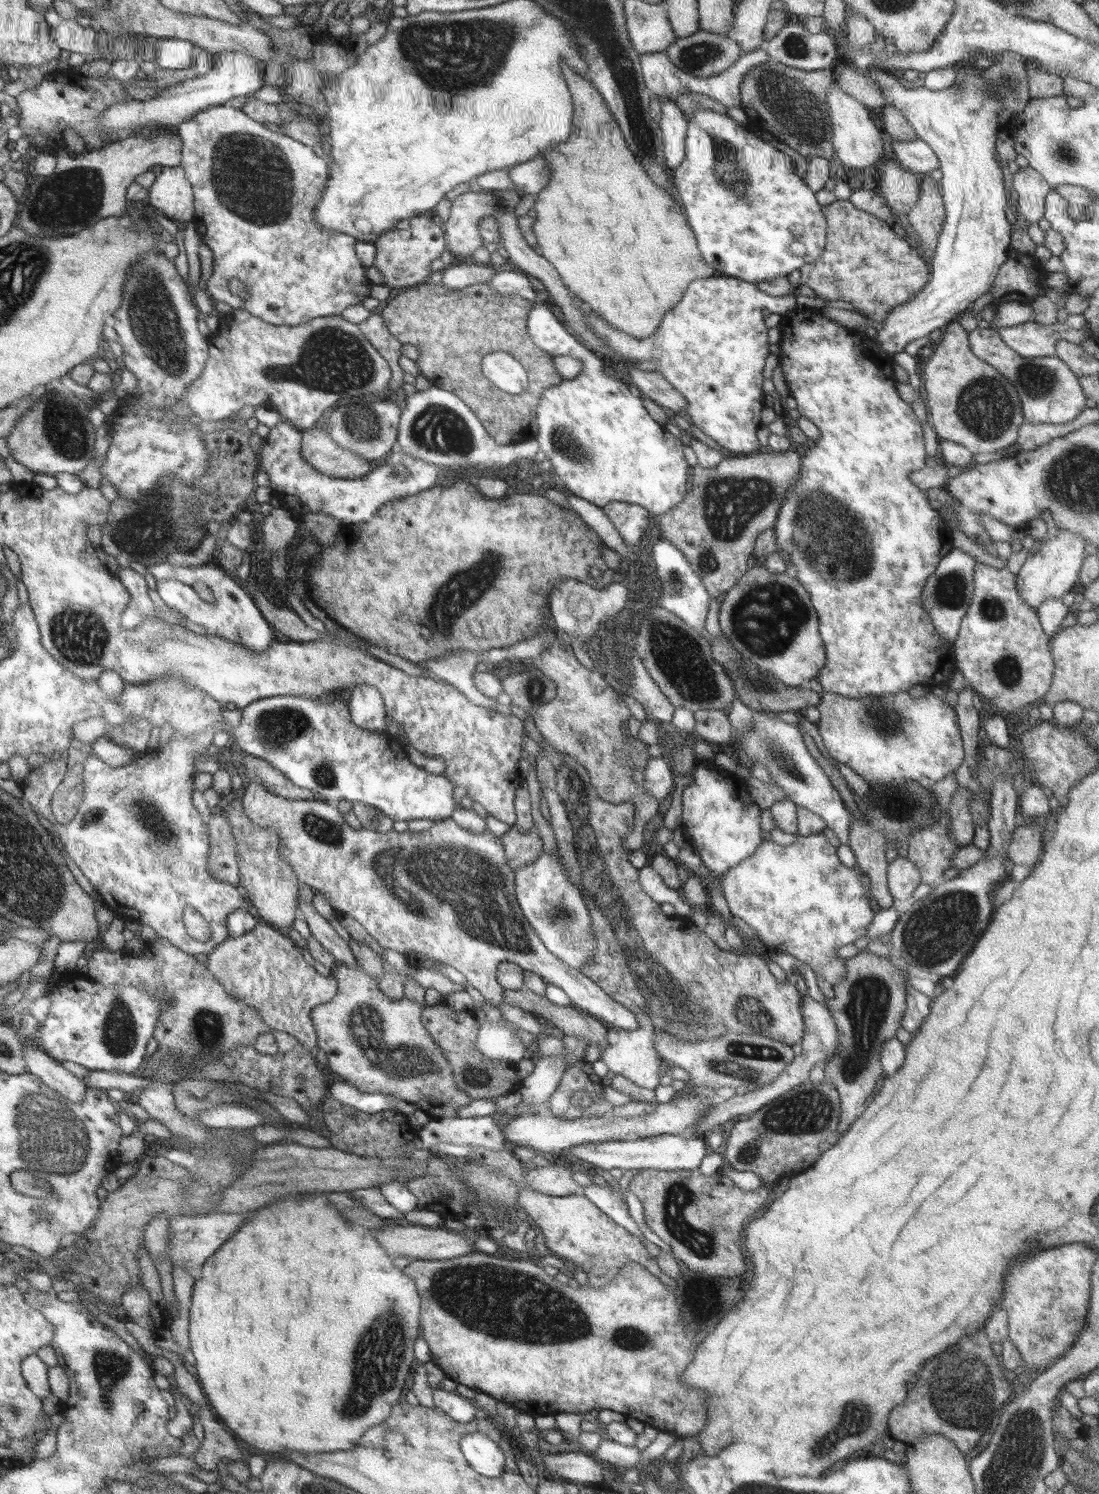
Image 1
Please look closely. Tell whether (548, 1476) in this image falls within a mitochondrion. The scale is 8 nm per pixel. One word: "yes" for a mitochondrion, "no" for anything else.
no

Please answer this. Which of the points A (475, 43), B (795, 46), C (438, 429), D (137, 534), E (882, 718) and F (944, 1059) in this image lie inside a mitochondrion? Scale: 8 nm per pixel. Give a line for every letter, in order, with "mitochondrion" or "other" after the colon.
A: mitochondrion
B: mitochondrion
C: mitochondrion
D: mitochondrion
E: mitochondrion
F: other

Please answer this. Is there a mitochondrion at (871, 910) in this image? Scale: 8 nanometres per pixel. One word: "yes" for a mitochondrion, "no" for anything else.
no

